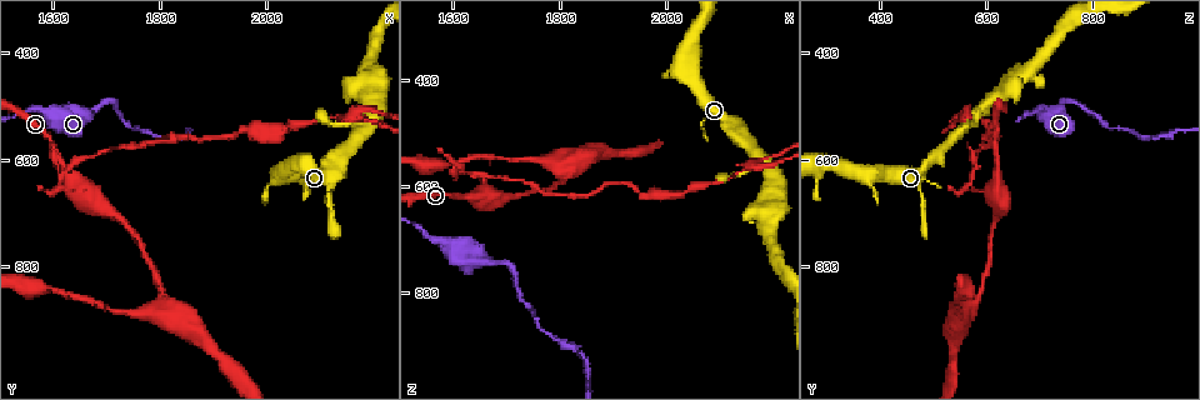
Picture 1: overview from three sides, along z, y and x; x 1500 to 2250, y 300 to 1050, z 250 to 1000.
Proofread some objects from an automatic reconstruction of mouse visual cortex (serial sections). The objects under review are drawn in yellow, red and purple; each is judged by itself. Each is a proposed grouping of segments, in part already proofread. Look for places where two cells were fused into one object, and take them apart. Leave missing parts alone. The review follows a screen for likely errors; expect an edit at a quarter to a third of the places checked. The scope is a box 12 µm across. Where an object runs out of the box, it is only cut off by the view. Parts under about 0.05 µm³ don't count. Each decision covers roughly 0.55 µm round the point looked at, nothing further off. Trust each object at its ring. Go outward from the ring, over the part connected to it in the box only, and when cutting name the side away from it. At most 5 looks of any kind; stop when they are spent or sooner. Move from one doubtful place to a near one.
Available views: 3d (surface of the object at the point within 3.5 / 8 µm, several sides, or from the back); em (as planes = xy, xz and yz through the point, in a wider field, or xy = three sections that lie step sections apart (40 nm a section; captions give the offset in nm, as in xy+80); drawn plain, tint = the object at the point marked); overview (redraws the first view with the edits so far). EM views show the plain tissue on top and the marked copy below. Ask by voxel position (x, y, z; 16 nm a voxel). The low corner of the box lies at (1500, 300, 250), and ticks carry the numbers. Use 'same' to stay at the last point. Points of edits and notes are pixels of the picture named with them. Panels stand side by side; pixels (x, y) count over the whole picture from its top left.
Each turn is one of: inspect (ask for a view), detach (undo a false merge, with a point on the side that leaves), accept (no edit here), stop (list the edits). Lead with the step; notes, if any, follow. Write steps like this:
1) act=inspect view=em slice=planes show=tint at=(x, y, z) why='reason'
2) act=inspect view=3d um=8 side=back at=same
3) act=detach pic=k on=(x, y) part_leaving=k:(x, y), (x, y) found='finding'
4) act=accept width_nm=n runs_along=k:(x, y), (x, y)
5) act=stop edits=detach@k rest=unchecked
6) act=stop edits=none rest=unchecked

act=inspect view=3d um=3.5 at=(1705, 490, 750) why='sharp bend'

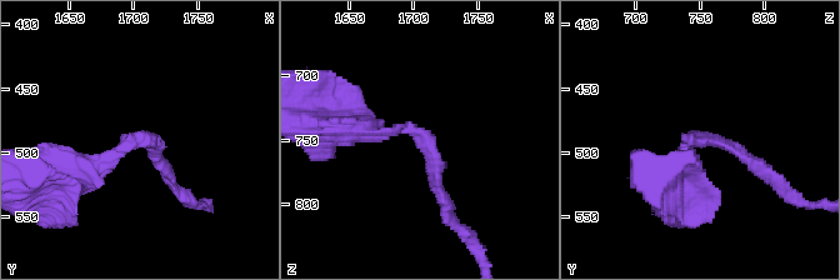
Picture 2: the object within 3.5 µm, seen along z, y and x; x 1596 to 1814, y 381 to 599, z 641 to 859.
act=inspect view=em slice=xy step=2 show=tint at=(1708, 492, 750) arm_widths_nm=150,200 why='need the tissue'

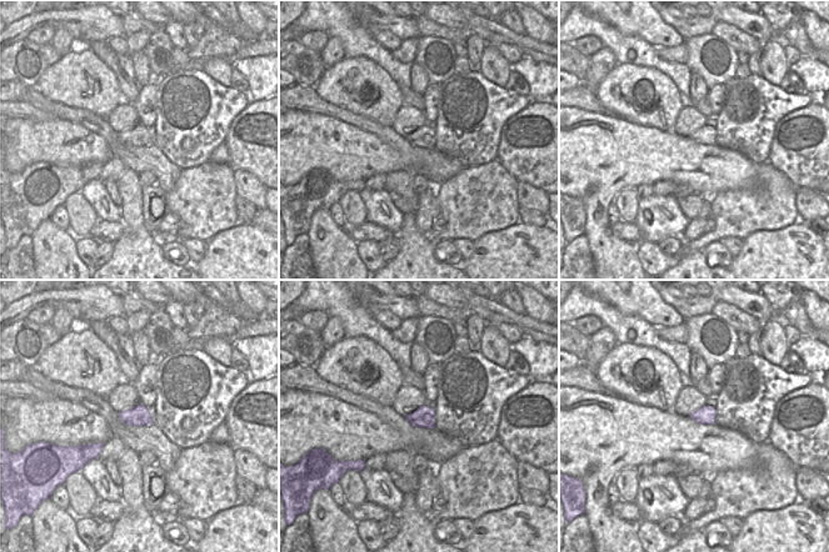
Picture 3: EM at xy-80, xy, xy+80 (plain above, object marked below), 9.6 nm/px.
act=accept runs_along=2:(359, 129), (424, 138), (448, 205) found='continuous, no second cell'

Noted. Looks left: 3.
act=inspect view=3d um=3.5 at=(1620, 645, 570) why='abrupt turn'

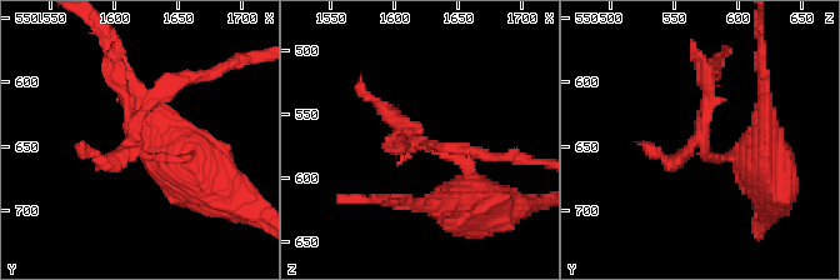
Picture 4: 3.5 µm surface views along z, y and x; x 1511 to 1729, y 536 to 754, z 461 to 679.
act=inspect view=em slice=xy step=3 show=tint at=(1616, 648, 570)

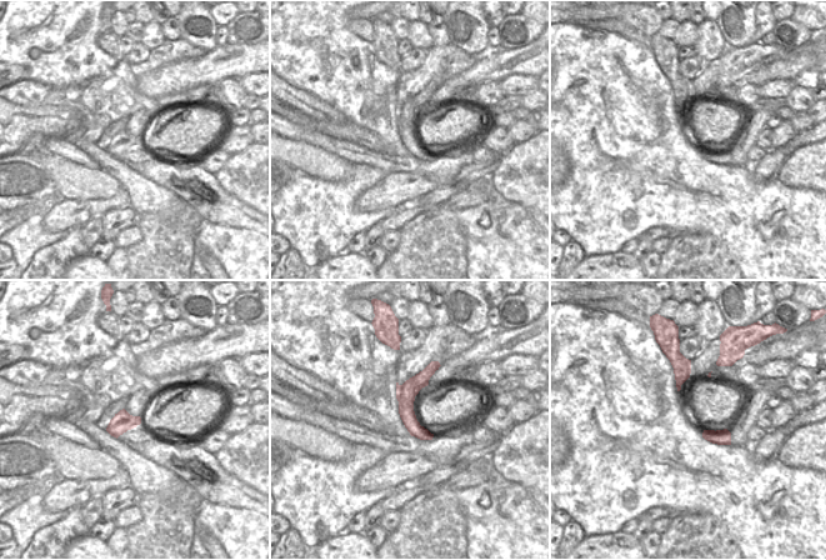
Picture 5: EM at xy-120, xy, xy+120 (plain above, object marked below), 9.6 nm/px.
act=detach pic=4 on=(676, 160) width_nm=180 part_leaving=4:(704, 149), (698, 115), (718, 73) found='two cells meet here'

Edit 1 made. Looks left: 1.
act=stop edits=detach@4 rest=unchecked

